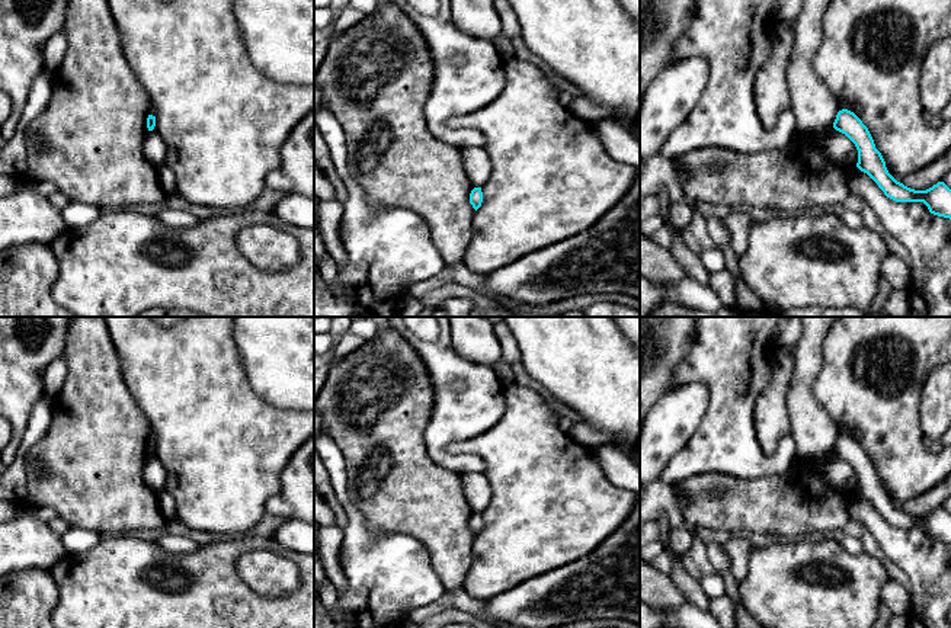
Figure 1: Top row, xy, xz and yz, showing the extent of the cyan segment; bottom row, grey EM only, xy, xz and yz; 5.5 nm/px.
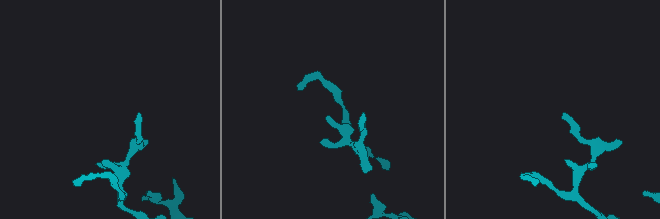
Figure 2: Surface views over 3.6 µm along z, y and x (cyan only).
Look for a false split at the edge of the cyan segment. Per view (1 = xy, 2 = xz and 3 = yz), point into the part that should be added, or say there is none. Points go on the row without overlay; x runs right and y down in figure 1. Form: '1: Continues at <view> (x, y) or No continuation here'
1: No continuation here
2: No continuation here
3: No continuation here

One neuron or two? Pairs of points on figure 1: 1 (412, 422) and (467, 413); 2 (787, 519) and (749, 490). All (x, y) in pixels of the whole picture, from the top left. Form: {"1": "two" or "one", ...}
{"1": "two", "2": "one"}

